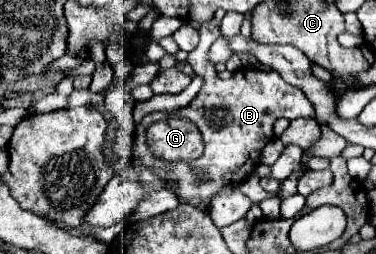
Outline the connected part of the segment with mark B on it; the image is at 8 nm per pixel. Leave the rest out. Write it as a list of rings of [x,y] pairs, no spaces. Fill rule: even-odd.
[[[207,22],[199,26],[199,44],[189,54],[187,62],[193,66],[195,74],[201,76],[203,88],[193,98],[193,102],[175,114],[181,118],[189,118],[197,124],[199,132],[205,140],[205,152],[193,162],[161,162],[155,160],[145,144],[145,128],[151,122],[165,118],[165,112],[151,112],[135,126],[133,140],[133,168],[139,172],[139,180],[149,190],[171,190],[181,204],[199,206],[205,204],[209,208],[211,198],[217,196],[221,188],[227,184],[241,184],[259,168],[261,150],[273,138],[273,124],[277,118],[313,118],[313,104],[301,94],[301,90],[289,86],[275,70],[255,70],[255,68],[239,68],[231,78],[223,80],[215,72],[215,64],[209,60],[211,45],[221,36],[221,28],[215,22]],[[147,170],[147,172],[141,172]],[[203,170],[211,178],[209,182],[197,182],[195,174]],[[179,178],[179,184],[175,182]]]

